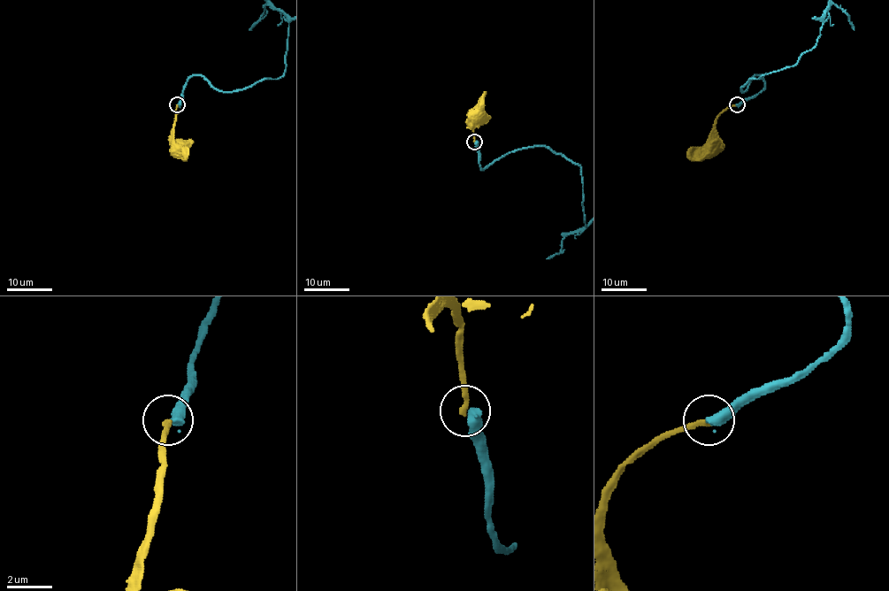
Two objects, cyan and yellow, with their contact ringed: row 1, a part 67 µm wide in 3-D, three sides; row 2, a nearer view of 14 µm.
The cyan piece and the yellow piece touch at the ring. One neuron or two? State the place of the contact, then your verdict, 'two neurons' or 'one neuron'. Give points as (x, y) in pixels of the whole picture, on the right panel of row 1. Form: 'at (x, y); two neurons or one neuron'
at (737, 104); two neurons

